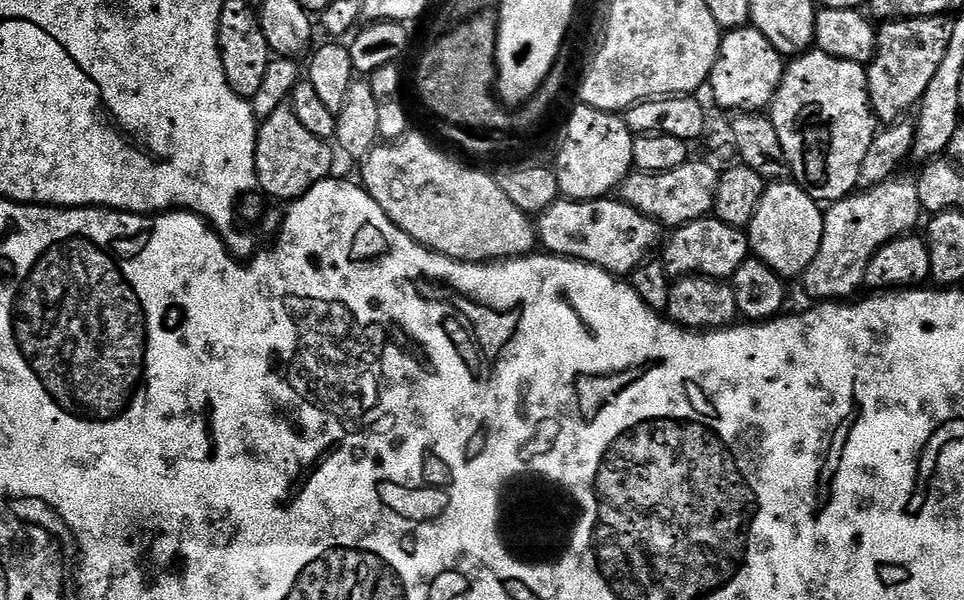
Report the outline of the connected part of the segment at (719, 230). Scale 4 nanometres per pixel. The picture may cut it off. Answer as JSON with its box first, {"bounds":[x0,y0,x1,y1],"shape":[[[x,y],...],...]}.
{"bounds":[662,214,750,281],"shape":[[[714,214],[686,222],[681,228],[671,229],[672,236],[663,241],[662,259],[668,275],[673,278],[681,276],[709,276],[715,280],[731,281],[733,274],[750,258],[748,233],[745,229],[726,226]]]}

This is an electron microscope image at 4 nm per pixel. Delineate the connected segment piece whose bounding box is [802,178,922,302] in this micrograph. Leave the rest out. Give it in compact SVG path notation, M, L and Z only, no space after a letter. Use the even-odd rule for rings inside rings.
M893 178L883 180L878 186L865 188L855 194L844 197L827 205L824 212L822 246L814 262L804 271L802 283L816 302L840 302L852 298L864 284L866 266L870 258L886 242L899 236L907 236L922 217L918 202L918 190L911 179ZM856 292L856 293L855 293Z

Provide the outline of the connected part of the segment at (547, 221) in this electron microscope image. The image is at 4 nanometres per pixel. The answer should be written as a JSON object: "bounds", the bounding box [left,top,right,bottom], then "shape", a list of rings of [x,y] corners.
{"bounds":[538,198,662,278],"shape":[[[561,198],[538,217],[538,240],[543,251],[554,256],[565,256],[567,260],[581,260],[587,264],[598,266],[612,276],[621,278],[631,277],[638,265],[653,255],[652,247],[659,245],[662,240],[661,225],[651,220],[646,214],[634,210],[634,206],[625,204],[619,198],[602,200],[569,200]]]}

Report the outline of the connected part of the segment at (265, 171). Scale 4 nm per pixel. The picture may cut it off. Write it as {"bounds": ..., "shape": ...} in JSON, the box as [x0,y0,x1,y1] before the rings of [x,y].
{"bounds":[256,106,333,202],"shape":[[[283,106],[274,110],[269,117],[259,125],[256,134],[256,182],[259,191],[265,197],[273,196],[276,200],[291,202],[306,195],[318,182],[329,179],[332,172],[332,148],[333,145],[322,138],[314,138],[302,122],[298,122],[298,114],[290,106]]]}

